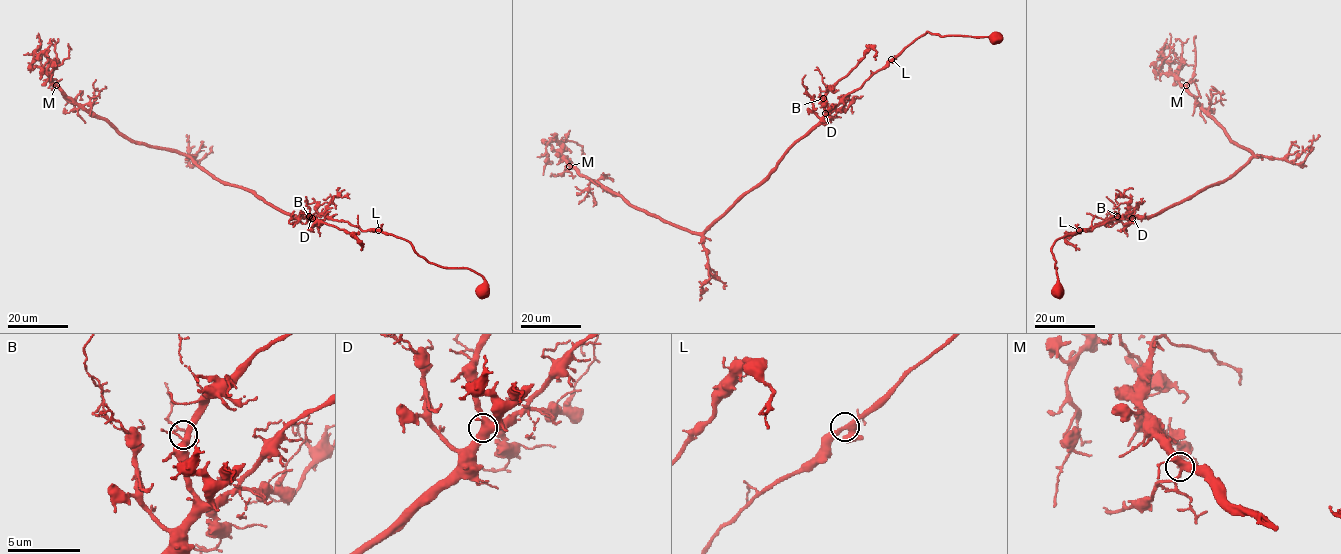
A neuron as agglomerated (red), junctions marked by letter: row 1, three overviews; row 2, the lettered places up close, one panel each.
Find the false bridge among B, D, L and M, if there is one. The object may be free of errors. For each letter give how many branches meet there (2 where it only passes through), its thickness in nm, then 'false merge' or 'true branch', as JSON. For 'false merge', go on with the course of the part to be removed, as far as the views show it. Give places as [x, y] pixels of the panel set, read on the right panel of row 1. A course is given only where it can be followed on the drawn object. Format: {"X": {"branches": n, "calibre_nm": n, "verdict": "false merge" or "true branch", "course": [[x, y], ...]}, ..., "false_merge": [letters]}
{"B": {"branches": 4, "calibre_nm": 360, "verdict": "true branch"}, "D": {"branches": 4, "calibre_nm": 460, "verdict": "true branch"}, "L": {"branches": 5, "calibre_nm": 400, "verdict": "true branch"}, "M": {"branches": 5, "calibre_nm": 400, "verdict": "true branch"}, "false_merge": []}

